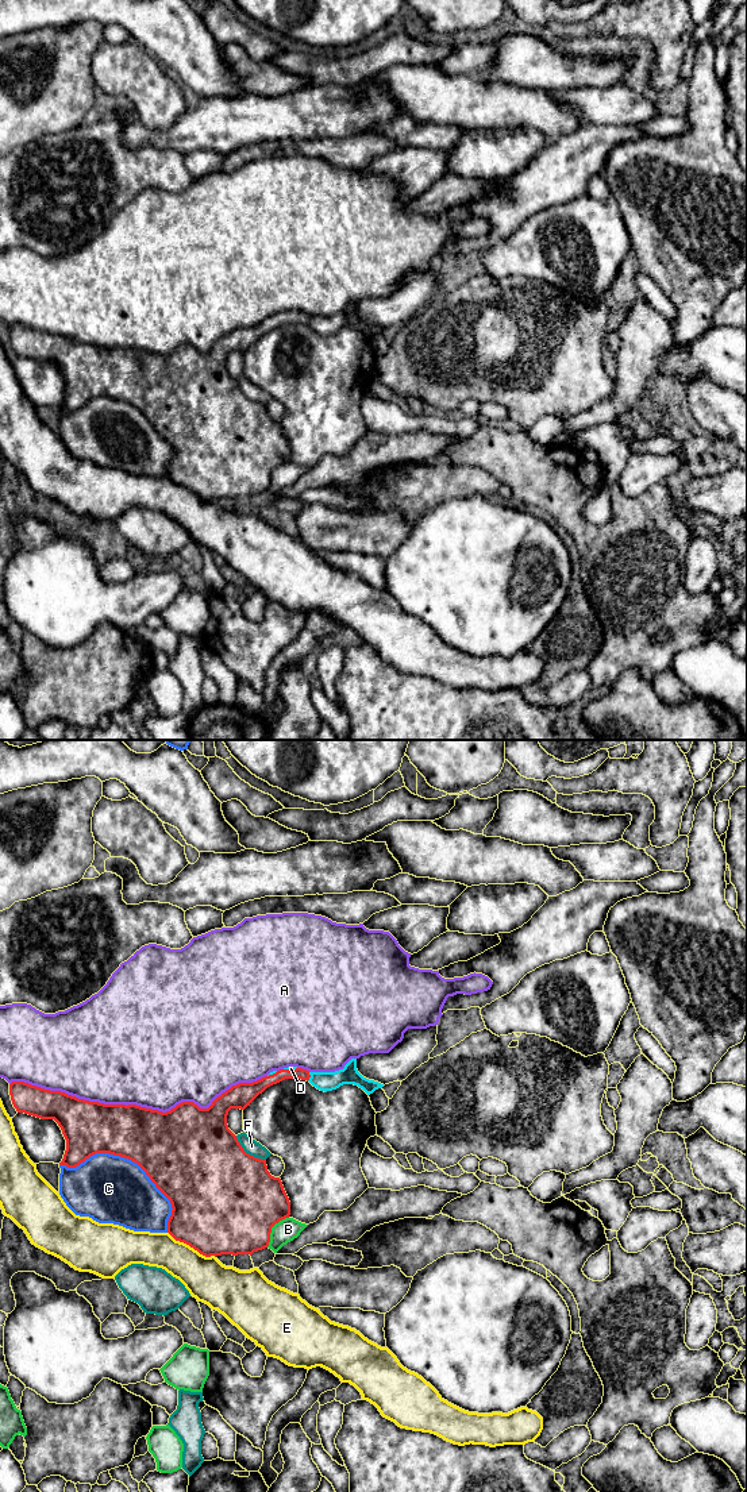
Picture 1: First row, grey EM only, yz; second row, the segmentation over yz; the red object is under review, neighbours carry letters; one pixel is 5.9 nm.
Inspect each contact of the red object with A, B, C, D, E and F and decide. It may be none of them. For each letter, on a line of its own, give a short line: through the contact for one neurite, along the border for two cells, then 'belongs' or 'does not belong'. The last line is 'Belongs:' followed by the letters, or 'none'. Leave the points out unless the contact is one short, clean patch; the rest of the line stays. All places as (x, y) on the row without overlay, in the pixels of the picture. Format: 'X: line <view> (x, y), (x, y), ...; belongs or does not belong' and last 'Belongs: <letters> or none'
A: does not belong
B: does not belong
C: does not belong
D: belongs
E: does not belong
F: does not belong
Belongs: D

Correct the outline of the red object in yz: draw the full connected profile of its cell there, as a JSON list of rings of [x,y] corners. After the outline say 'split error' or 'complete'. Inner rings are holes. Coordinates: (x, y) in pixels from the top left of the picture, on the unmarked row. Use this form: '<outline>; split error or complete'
[[[351,302],[335,316],[309,316],[297,311],[273,315],[253,325],[239,327],[217,340],[208,352],[182,346],[162,356],[136,348],[104,348],[50,335],[24,325],[12,325],[9,339],[18,356],[41,363],[54,363],[66,383],[59,409],[76,412],[96,397],[109,397],[136,406],[170,444],[172,459],[168,477],[205,501],[222,498],[253,498],[269,490],[272,471],[289,462],[290,446],[280,421],[267,415],[266,404],[246,397],[236,379],[228,373],[231,352],[244,354],[267,331],[285,323],[309,325],[320,335],[332,335],[354,328],[367,339],[384,328],[363,321]]]; split error

